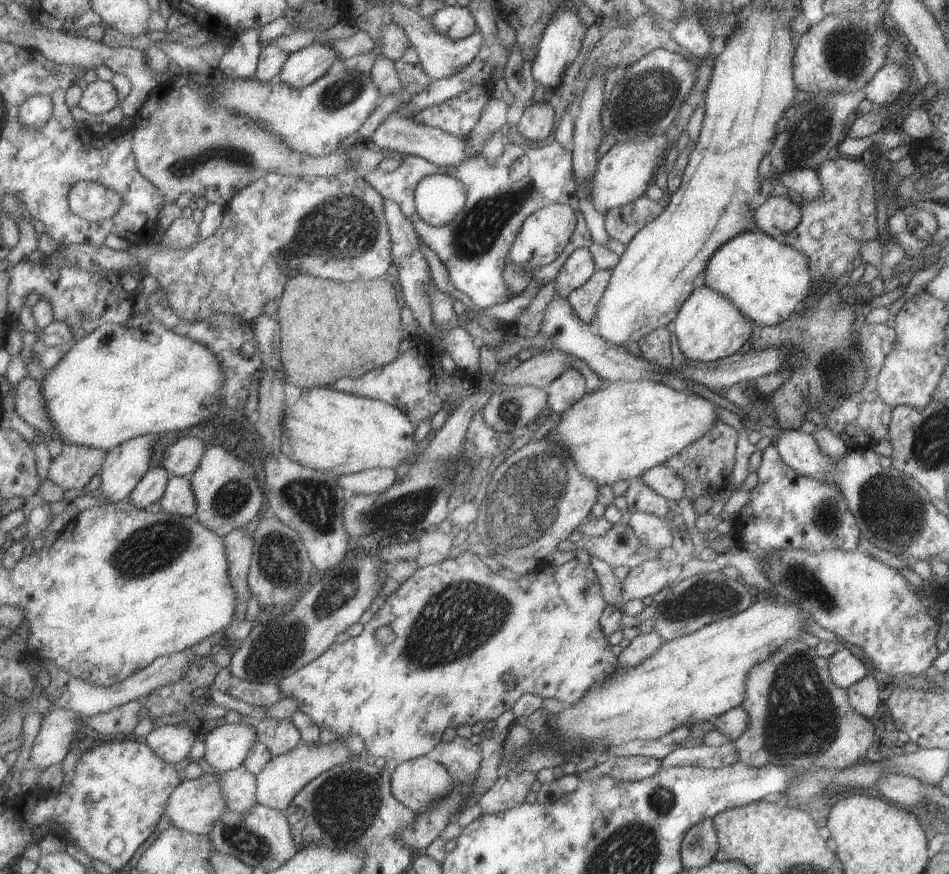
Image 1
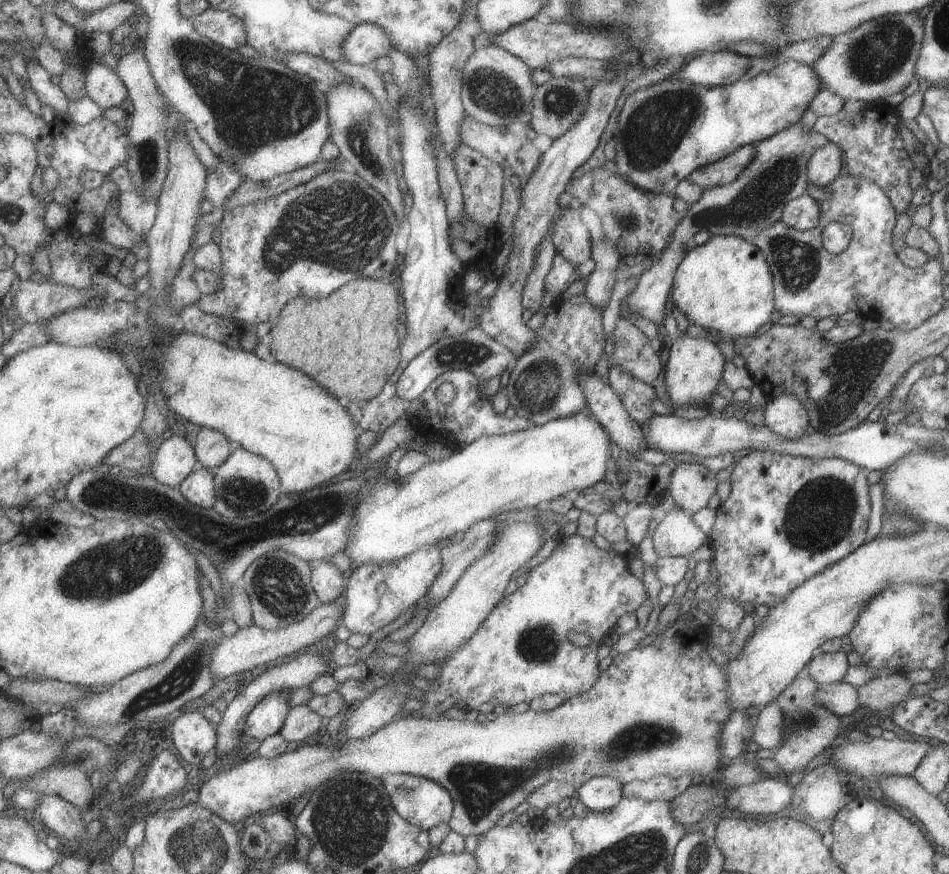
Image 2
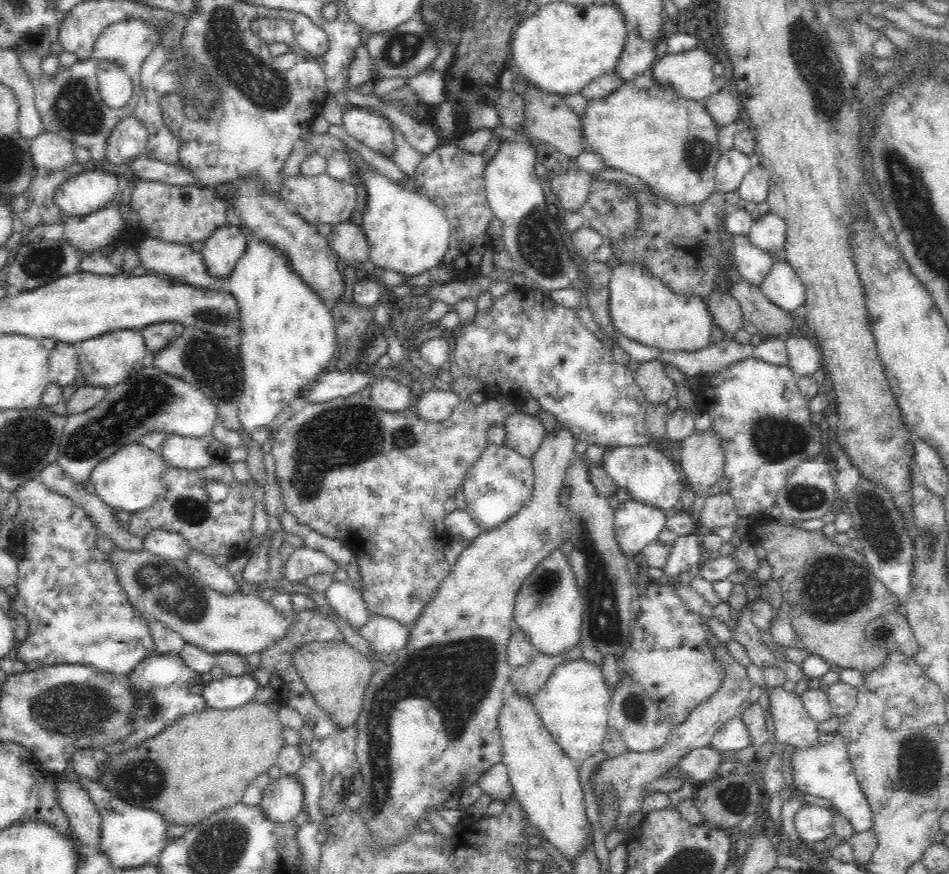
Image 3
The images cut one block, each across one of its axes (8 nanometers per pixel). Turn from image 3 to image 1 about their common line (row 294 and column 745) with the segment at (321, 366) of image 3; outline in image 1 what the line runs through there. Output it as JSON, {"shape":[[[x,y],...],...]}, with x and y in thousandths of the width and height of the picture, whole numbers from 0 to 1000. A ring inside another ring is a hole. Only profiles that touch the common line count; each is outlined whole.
{"shape":[[[787,263],[759,280],[746,299],[741,326],[758,334],[796,372],[816,373],[828,366],[857,332],[850,295],[823,273]]]}

